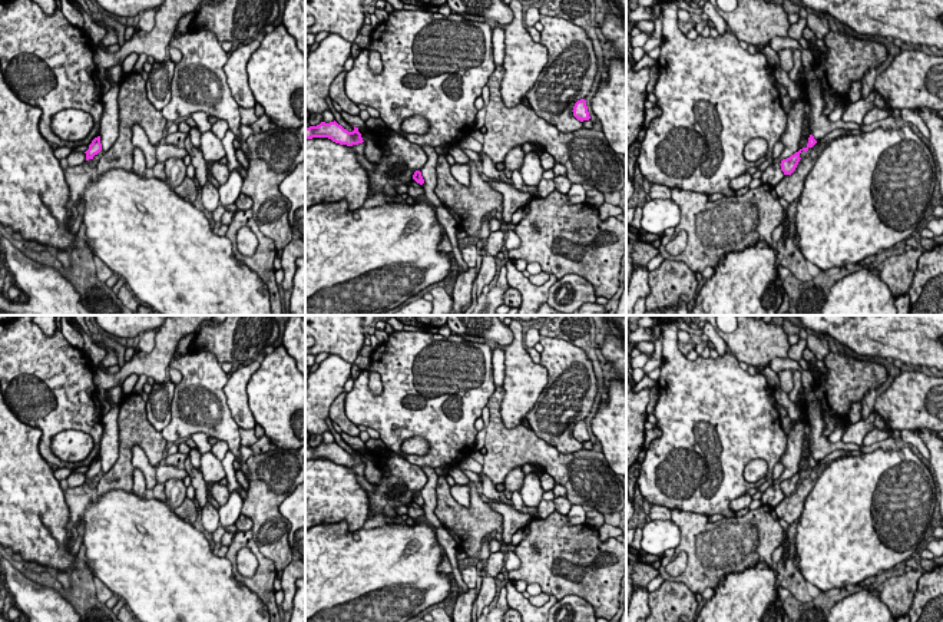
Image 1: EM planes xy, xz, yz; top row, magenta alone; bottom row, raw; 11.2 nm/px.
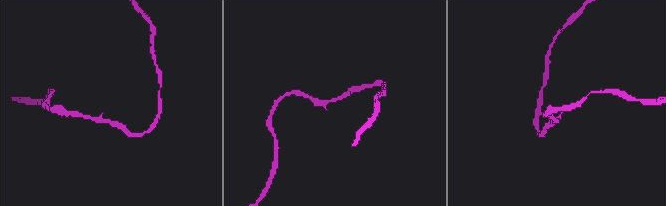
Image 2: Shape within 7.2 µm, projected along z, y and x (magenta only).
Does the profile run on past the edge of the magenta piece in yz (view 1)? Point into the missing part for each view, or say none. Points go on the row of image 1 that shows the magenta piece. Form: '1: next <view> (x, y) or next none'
1: next none

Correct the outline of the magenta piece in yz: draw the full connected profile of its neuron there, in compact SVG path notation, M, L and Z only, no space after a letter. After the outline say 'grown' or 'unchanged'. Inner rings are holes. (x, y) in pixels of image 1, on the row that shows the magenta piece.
M810 135L808 143L807 143L805 148L800 149L798 152L795 152L794 155L791 155L790 158L782 159L780 165L781 165L781 171L784 172L784 175L791 175L791 173L795 171L795 168L797 168L800 159L801 159L801 158L800 158L800 153L801 153L803 150L807 152L807 150L808 150L810 148L813 148L815 143L817 143L817 140L814 139L813 135Z | unchanged

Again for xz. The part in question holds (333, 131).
M335 120L330 123L321 122L317 126L305 128L305 140L312 138L328 138L335 143L347 145L347 146L353 146L364 142L361 133L358 132L358 128L354 126L354 130L348 132Z | unchanged

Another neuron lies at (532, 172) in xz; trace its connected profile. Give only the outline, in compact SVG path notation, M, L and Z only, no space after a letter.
M536 150L526 153L523 165L520 168L520 173L525 185L527 188L532 186L535 189L533 192L529 192L530 199L540 198L537 192L537 186L543 179L543 172L545 169L542 168L539 153Z

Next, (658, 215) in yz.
M646 199L642 205L641 228L651 234L662 234L681 222L681 209L674 199Z

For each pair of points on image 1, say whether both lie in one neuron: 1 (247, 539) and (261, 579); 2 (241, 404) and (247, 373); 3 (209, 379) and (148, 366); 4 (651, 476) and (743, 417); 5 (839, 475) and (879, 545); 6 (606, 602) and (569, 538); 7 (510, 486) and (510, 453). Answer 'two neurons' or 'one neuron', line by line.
1: one neuron
2: one neuron
3: two neurons
4: one neuron
5: one neuron
6: one neuron
7: two neurons

